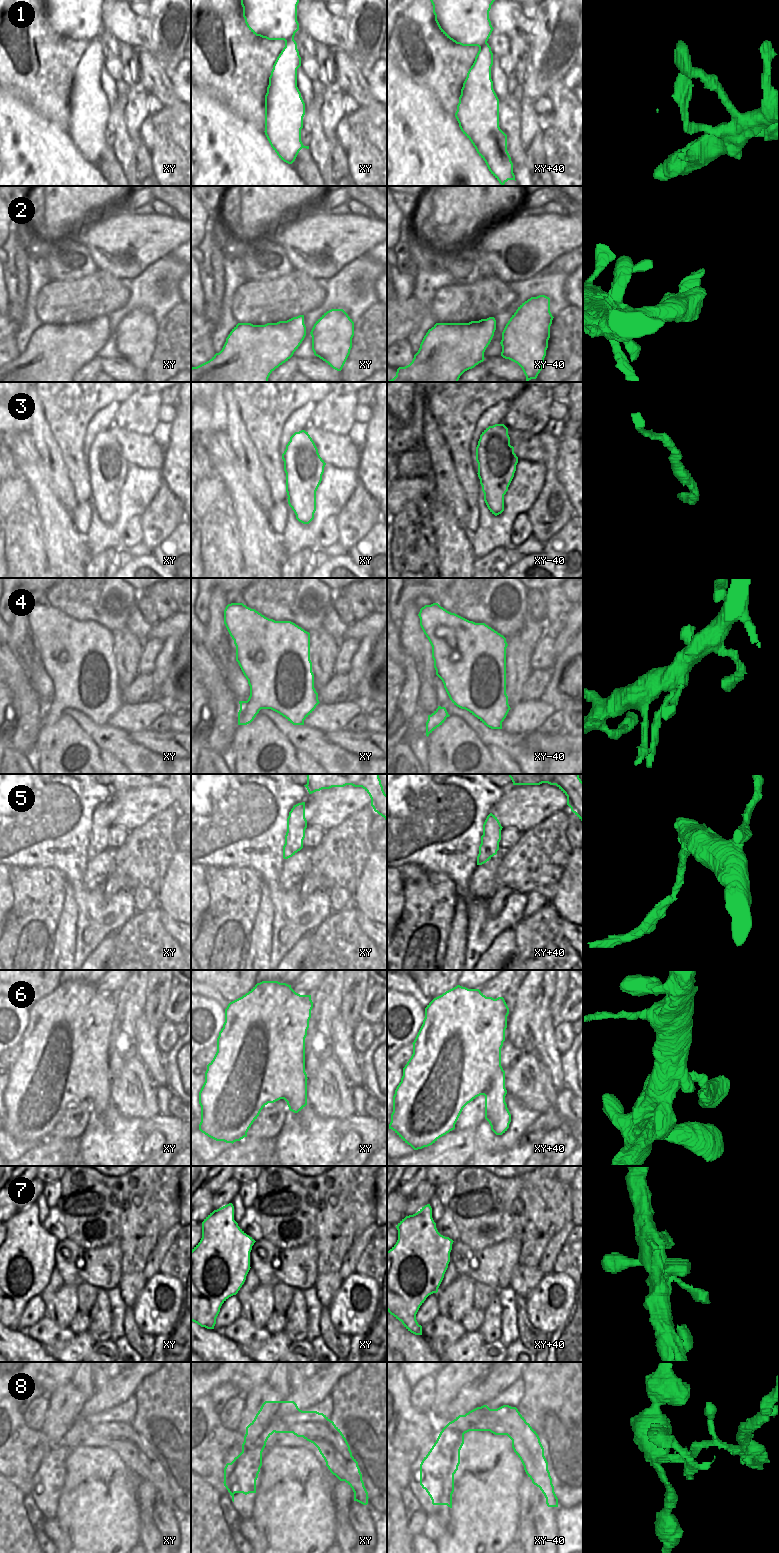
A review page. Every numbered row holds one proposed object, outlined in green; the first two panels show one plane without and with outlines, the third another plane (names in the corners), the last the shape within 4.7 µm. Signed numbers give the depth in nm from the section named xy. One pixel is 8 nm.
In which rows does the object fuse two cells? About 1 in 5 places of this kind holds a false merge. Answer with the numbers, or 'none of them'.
5, 8

